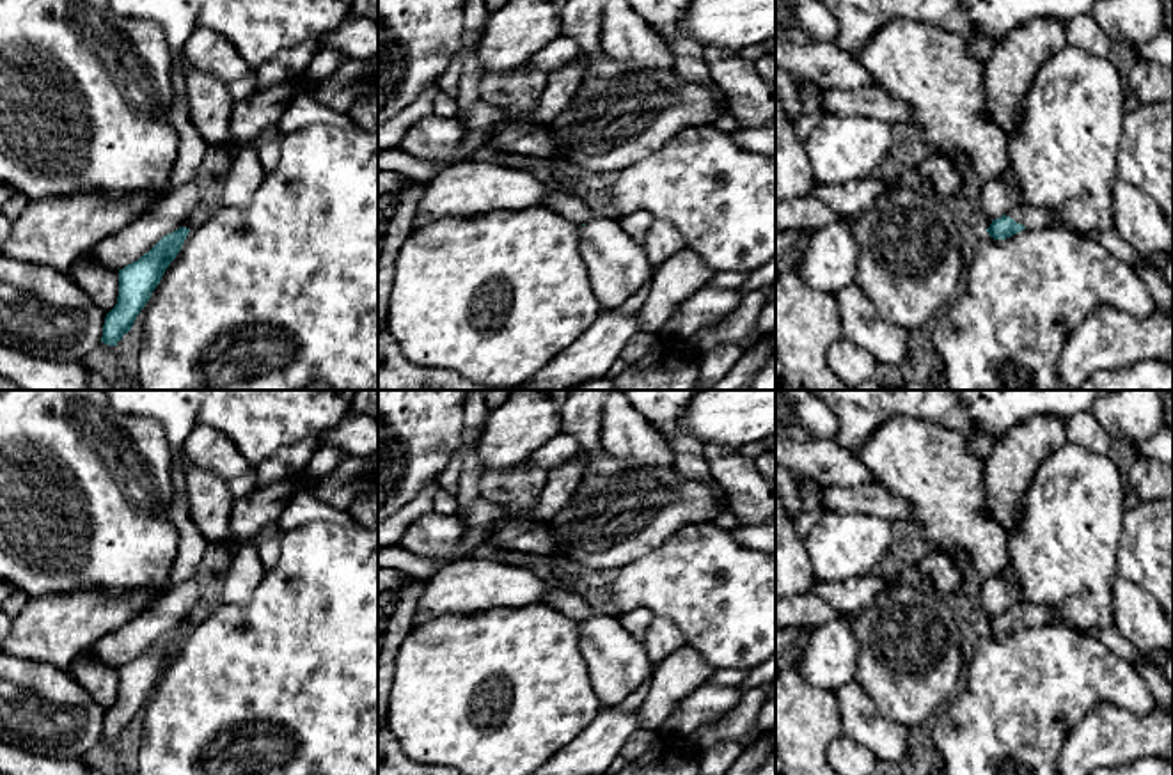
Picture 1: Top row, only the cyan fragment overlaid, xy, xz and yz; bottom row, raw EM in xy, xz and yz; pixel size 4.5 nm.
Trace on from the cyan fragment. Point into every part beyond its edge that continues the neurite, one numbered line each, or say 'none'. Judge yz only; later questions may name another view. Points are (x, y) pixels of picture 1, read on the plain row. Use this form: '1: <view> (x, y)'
1: yz (1030, 614)

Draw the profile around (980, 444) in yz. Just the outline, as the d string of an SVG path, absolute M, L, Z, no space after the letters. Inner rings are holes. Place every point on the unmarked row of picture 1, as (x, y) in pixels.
M967 431L965 433L967 445L976 459L987 461L992 454L992 449L997 442L997 436L985 434L980 431Z

